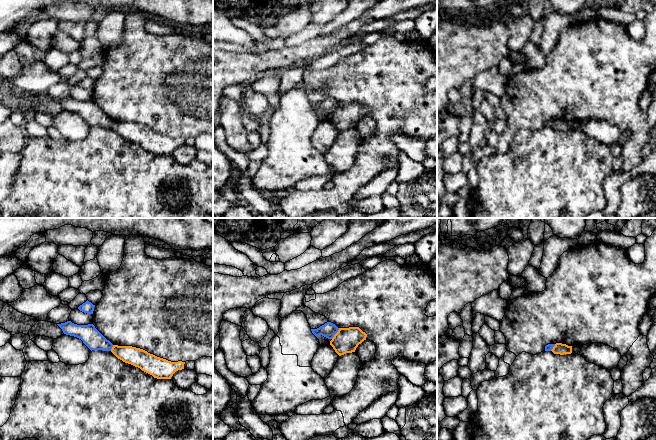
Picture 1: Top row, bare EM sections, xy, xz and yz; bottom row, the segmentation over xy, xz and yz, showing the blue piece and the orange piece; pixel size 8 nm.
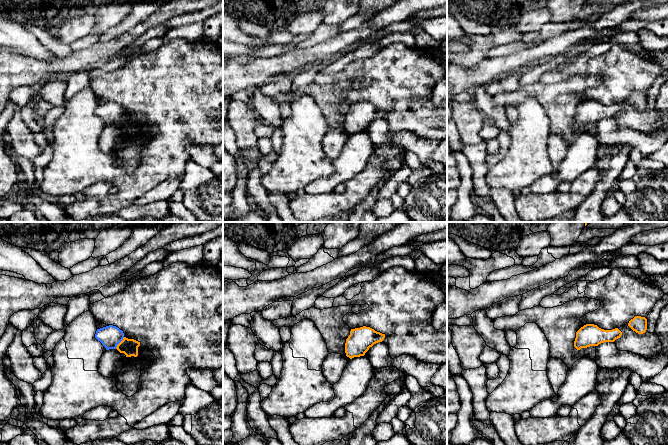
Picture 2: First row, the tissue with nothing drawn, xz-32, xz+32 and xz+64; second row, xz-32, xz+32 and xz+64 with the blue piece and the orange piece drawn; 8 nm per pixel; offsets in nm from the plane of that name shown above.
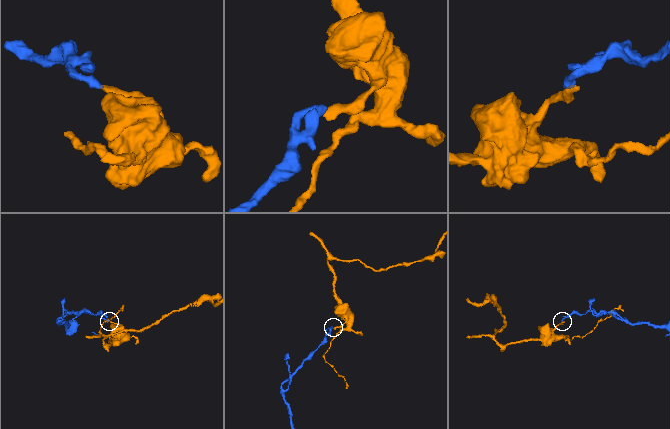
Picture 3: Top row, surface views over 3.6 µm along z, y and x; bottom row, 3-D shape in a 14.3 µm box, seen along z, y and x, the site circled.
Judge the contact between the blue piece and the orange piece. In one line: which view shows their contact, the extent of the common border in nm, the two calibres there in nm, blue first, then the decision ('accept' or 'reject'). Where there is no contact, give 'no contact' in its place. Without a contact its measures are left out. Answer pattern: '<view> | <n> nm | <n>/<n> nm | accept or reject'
xz | 110 nm | 120/200 nm | reject

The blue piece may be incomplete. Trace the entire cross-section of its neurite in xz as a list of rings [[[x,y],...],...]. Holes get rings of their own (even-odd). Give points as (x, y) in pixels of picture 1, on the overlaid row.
[[[327,322],[324,325],[320,326],[317,329],[311,329],[312,333],[318,338],[320,335],[332,339],[334,335],[338,332],[339,328],[331,323]]]

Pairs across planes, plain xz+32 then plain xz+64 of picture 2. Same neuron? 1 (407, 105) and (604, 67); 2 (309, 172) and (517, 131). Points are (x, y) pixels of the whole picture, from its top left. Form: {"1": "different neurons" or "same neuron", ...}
{"1": "same neuron", "2": "same neuron"}

